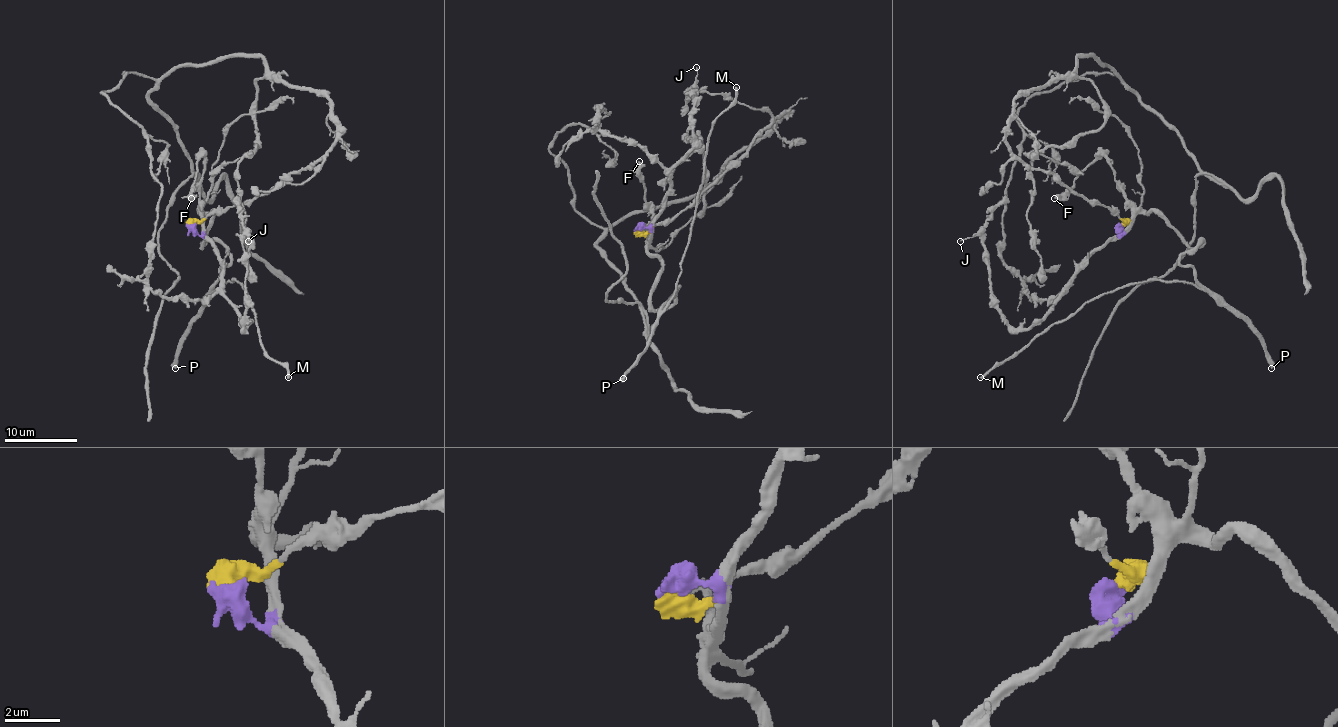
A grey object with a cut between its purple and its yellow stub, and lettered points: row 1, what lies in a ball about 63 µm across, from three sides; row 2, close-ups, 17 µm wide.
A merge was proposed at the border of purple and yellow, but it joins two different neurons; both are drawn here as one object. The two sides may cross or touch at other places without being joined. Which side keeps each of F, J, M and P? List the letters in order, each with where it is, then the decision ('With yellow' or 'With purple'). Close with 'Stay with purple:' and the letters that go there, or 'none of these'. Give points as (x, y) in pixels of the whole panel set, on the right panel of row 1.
F: Place: (1054, 198). With purple
J: Place: (960, 241). With purple
M: Place: (980, 377). With purple
P: Place: (1271, 368). With purple
Stay with purple: F, J, M, P

